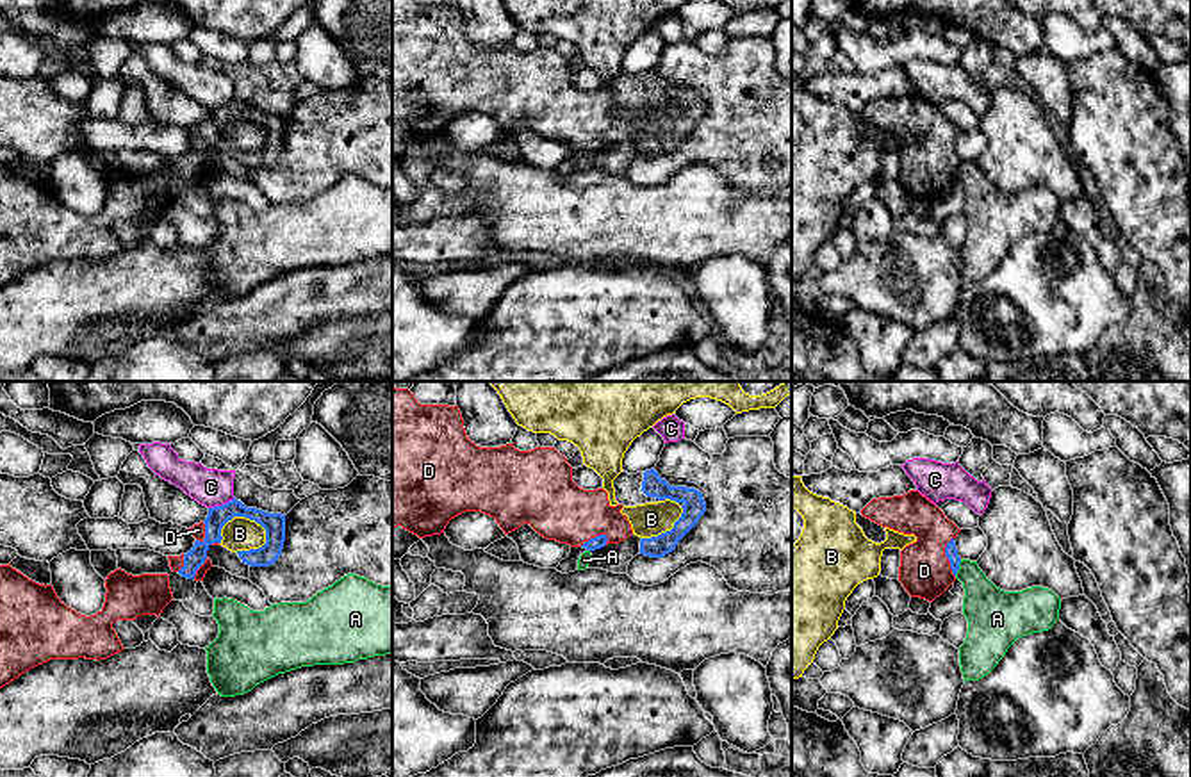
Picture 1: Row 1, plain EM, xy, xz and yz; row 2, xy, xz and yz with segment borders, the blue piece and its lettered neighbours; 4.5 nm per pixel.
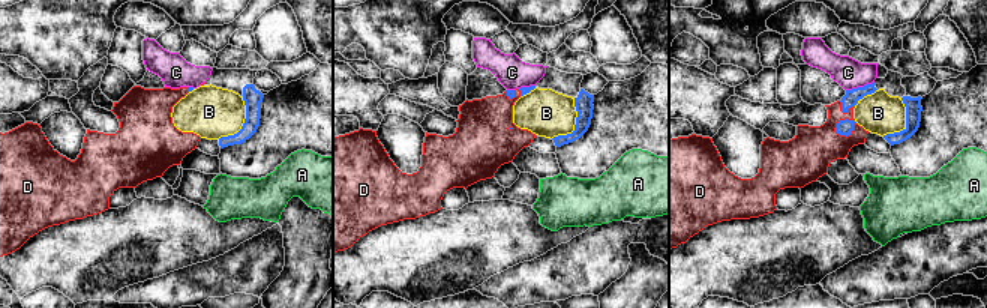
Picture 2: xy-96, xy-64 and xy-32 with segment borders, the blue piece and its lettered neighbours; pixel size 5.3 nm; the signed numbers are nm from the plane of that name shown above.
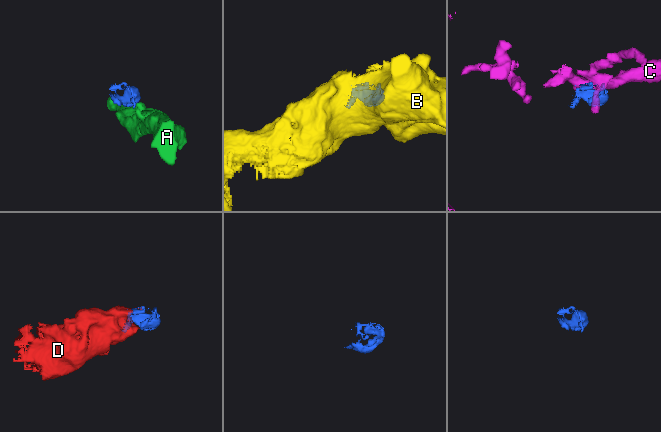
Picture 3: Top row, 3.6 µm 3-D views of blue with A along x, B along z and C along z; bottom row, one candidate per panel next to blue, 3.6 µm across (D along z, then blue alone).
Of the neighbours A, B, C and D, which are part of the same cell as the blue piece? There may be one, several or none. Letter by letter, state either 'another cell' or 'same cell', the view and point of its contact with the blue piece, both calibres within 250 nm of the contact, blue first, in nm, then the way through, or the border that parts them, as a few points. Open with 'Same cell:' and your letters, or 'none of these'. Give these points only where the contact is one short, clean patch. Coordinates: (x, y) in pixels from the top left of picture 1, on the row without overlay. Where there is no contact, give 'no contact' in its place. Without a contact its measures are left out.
Same cell: D
A: another cell; contact yz (958, 168); calibres 60 and 220 nm; border yz (961, 161), (954, 175)
B: another cell; contact xy (236, 116); calibres 100 and 150 nm
C: another cell; contact xy (221, 106); calibres 100 and 170 nm; border xy (234, 98), (209, 109)
D: same cell; contact yz (945, 155); calibres 60 and 220 nm

